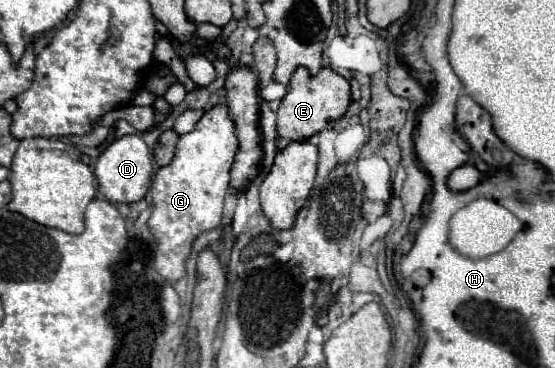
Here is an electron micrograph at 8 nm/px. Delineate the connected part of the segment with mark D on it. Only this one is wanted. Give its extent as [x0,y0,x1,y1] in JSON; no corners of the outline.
[94,135,152,203]

